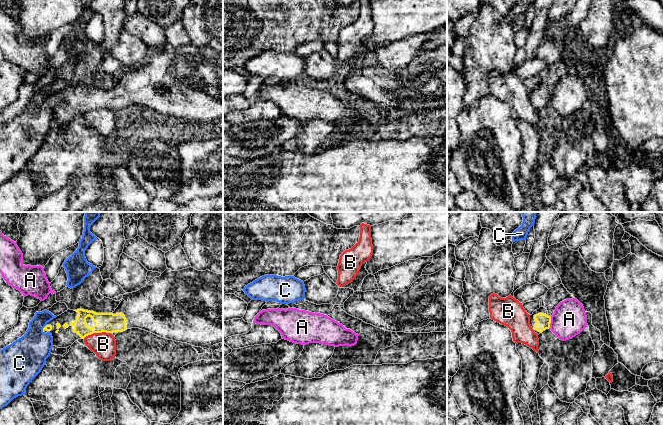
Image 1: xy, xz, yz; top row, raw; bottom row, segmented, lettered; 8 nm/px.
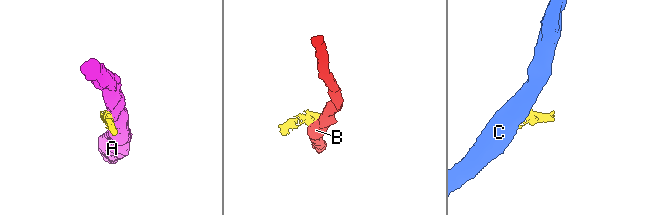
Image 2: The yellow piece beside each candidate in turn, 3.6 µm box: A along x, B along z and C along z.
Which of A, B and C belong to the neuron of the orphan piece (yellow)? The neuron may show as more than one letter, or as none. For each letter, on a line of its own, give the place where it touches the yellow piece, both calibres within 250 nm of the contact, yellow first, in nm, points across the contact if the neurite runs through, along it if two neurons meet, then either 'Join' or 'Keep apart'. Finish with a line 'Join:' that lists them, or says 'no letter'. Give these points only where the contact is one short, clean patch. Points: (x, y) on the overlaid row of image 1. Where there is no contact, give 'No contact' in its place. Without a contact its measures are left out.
A: Touches yellow at yz (550, 322). Thickness 110 nm (yellow) against 280 nm. Boundary: yz (551, 317), (548, 328). Keep apart
B: Touches yellow at xy (96, 332). Thickness 160 nm (yellow) against 190 nm. Boundary: xy (110, 332), (93, 332), (83, 338). Keep apart
C: Touches yellow at xy (43, 328). Thickness 50 nm (yellow) against 300 nm. Boundary: xy (46, 324), (43, 332). Keep apart
Join: no letter

